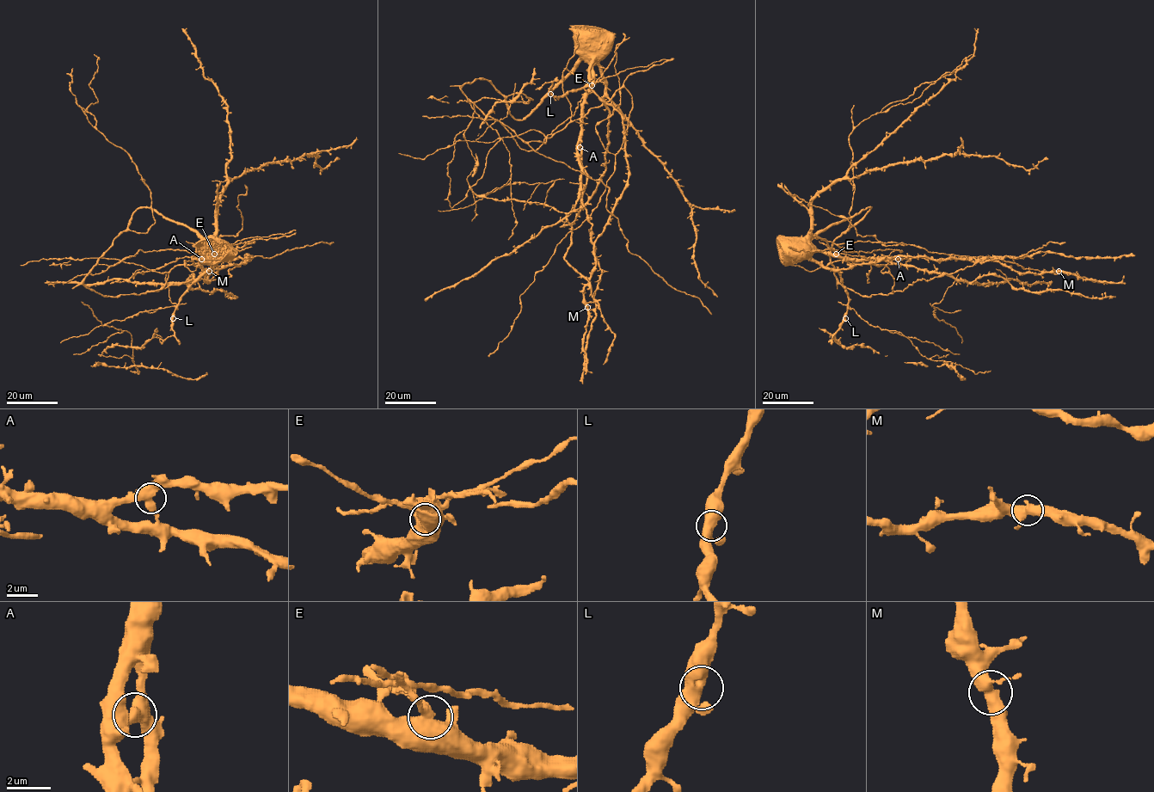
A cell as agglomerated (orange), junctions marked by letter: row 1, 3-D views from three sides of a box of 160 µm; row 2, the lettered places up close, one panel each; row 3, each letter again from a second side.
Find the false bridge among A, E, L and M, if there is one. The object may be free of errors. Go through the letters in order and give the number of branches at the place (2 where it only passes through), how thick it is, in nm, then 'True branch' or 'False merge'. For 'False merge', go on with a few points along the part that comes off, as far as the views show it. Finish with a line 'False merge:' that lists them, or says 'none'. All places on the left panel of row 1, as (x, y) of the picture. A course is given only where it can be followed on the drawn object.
A: Branches: 3. Thickness 480 nm. True branch
E: Branches: 3. Thickness 500 nm. False merge. Course of the part to remove: (214, 254), (215, 249), (205, 252), (140, 249), (99, 273), (76, 275), (64, 282), (44, 282)
L: Branches: 3. Thickness 480 nm. True branch
M: Branches: 3. Thickness 480 nm. True branch
False merge: E

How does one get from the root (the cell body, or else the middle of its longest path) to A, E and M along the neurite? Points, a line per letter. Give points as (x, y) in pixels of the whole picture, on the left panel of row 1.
A: (211, 239), (208, 236), (214, 254), (209, 259), (201, 259)
E: (211, 239), (208, 236), (214, 254)
M: (211, 239), (208, 236), (214, 254), (209, 259), (203, 259), (217, 259), (217, 271), (206, 273), (209, 271)

